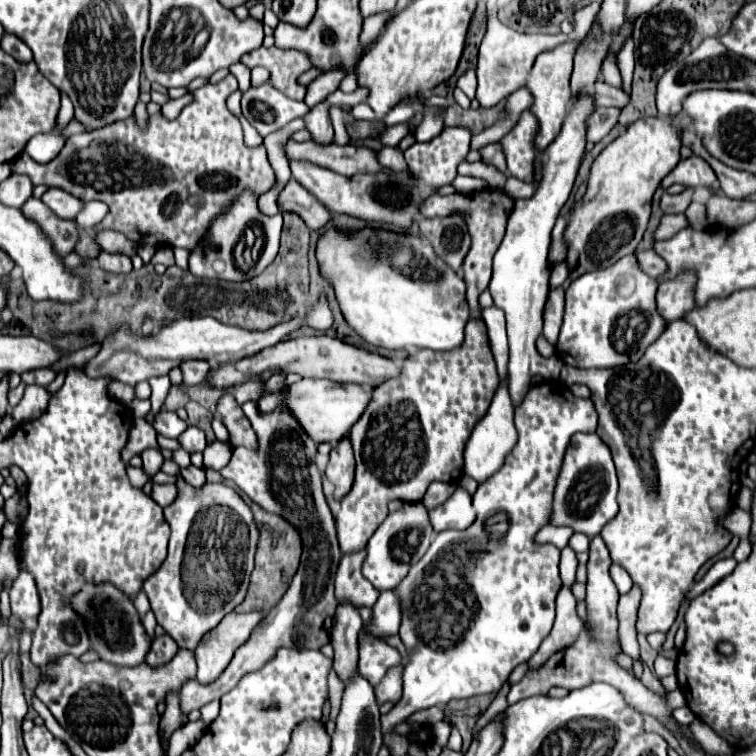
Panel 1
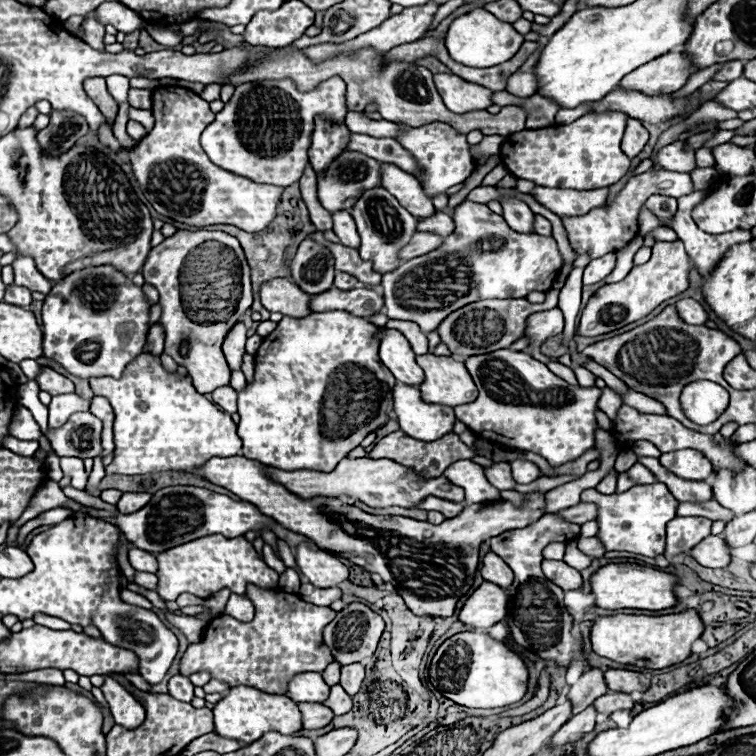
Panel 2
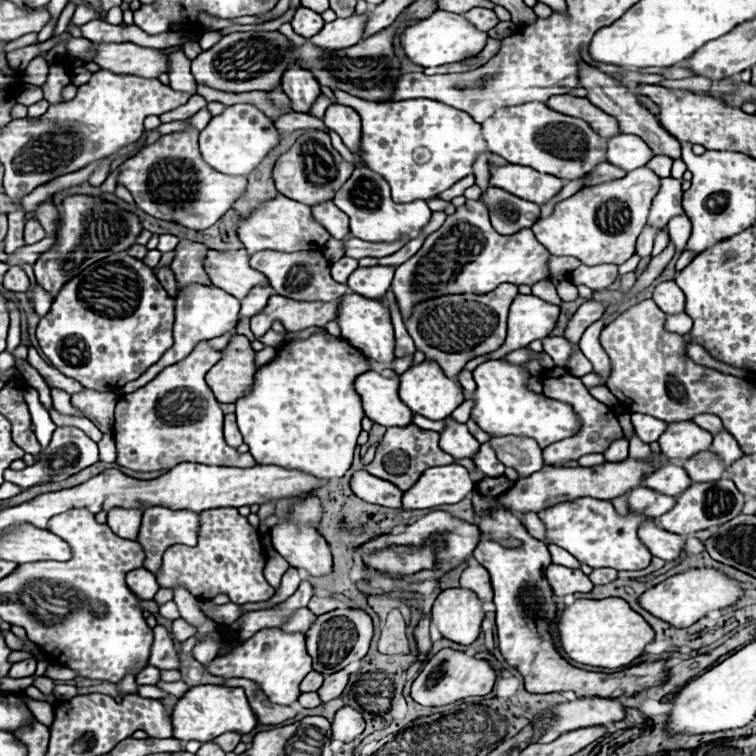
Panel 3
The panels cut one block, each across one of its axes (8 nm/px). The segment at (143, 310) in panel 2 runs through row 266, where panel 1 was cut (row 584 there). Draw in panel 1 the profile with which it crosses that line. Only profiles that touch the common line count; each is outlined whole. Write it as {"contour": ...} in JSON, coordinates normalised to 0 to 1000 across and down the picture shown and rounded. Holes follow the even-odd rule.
{"contour":[[[146,770],[114,772],[93,791],[93,802],[106,817],[111,817],[119,854],[132,868],[132,873],[151,881],[183,881],[190,876],[193,865],[198,862],[201,847],[188,828],[185,812],[177,804],[175,791],[169,791],[161,780],[156,780]]]}

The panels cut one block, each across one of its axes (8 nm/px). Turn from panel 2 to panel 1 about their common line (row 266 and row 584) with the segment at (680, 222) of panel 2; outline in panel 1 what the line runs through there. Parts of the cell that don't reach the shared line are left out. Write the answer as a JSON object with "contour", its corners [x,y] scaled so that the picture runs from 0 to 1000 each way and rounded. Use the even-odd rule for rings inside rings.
{"contour":[[[958,738],[958,741],[950,741],[942,746],[942,751],[931,759],[931,765],[926,770],[921,770],[913,780],[910,780],[910,791],[918,791],[923,786],[929,786],[931,780],[942,778],[947,770],[952,770],[958,762],[963,762],[974,749],[974,741],[971,738]]]}

